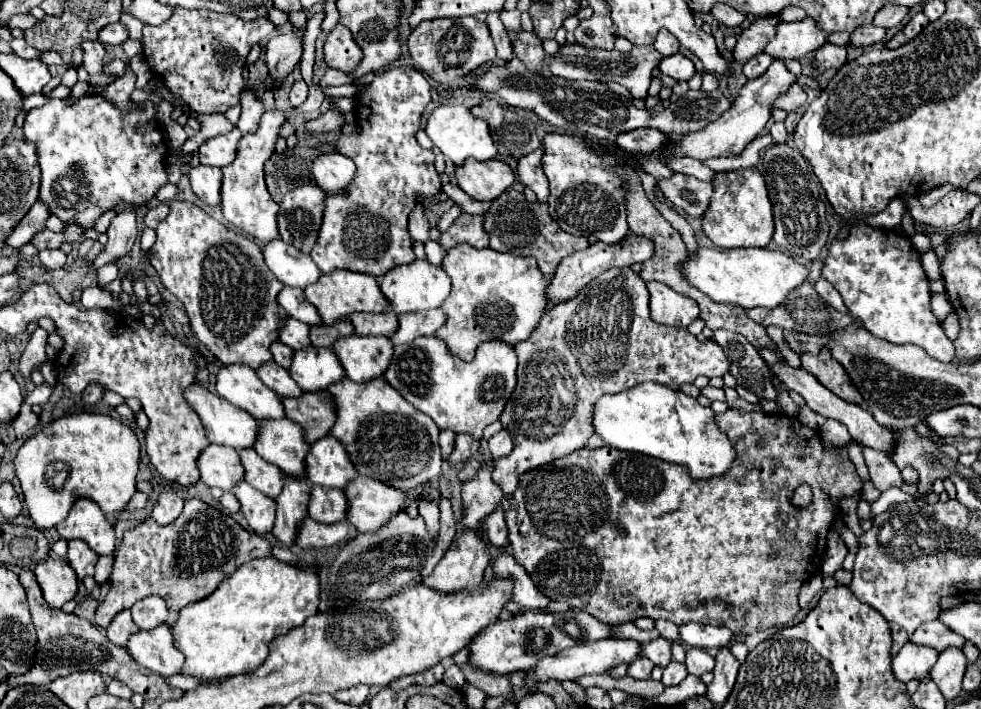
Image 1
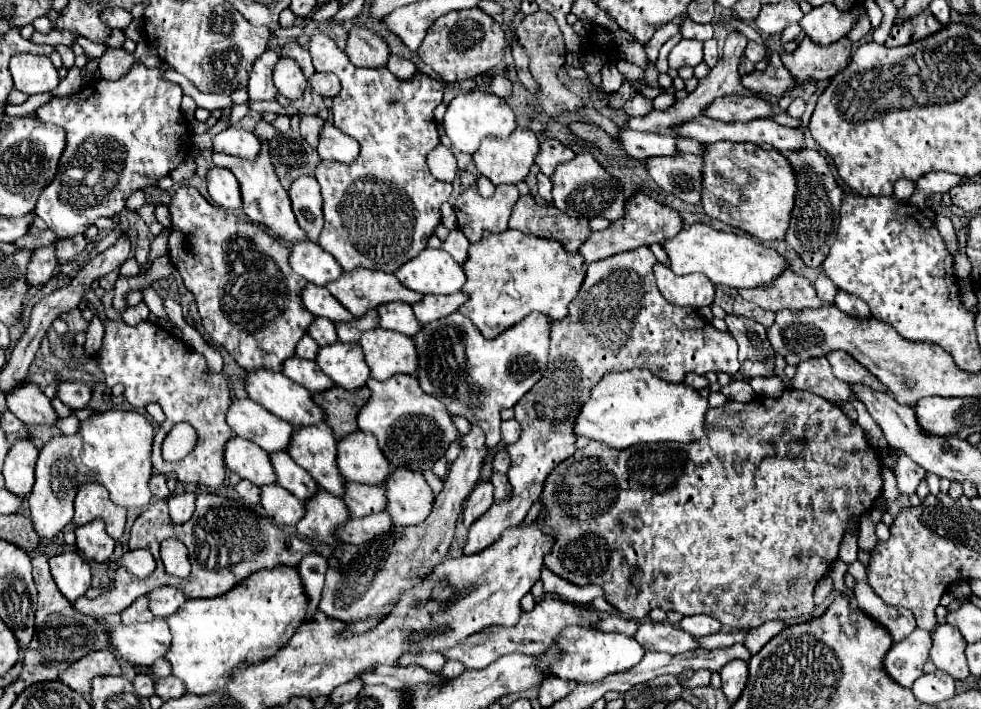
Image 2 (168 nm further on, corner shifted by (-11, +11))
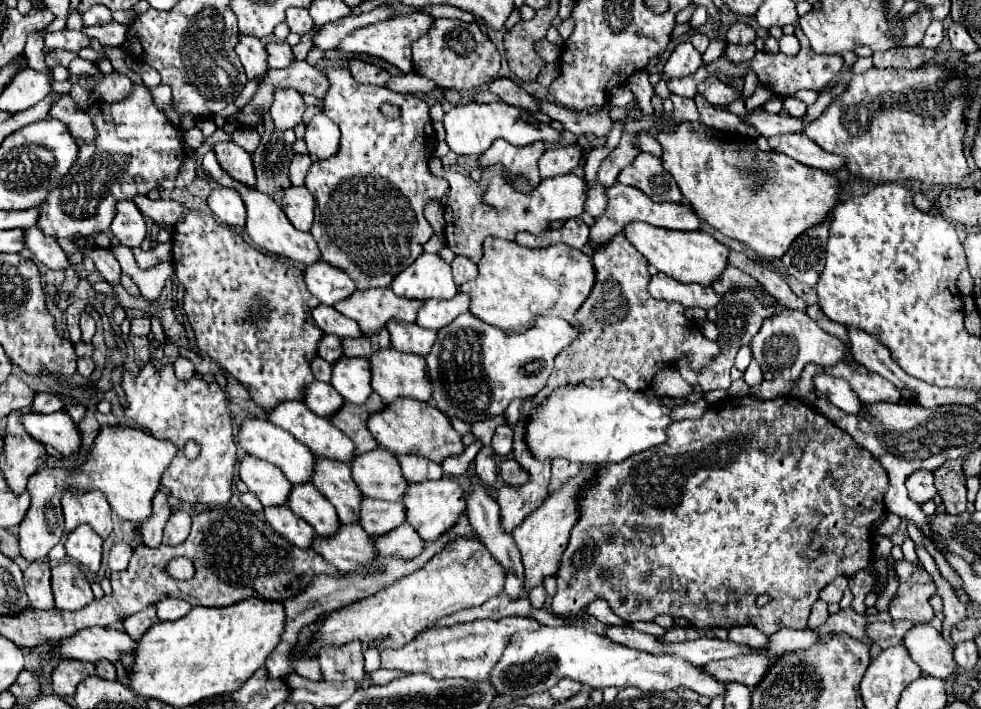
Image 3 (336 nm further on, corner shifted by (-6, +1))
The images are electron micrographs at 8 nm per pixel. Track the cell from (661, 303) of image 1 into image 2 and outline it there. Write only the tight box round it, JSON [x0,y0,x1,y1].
[653,263,715,309]

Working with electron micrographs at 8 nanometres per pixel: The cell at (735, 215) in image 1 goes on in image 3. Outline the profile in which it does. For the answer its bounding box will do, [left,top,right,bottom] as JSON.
[656,121,842,257]

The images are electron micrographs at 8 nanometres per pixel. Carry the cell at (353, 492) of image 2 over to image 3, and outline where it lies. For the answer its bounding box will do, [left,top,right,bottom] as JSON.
[360,499,406,537]

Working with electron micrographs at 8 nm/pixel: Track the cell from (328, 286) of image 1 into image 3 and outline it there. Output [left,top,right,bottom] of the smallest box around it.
[336,287,424,335]

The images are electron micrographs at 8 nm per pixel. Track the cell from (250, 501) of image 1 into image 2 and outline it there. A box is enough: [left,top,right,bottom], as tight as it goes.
[261,485,305,527]

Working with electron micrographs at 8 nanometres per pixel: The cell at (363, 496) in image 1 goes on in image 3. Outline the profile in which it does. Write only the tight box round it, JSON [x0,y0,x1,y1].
[404,477,466,541]

